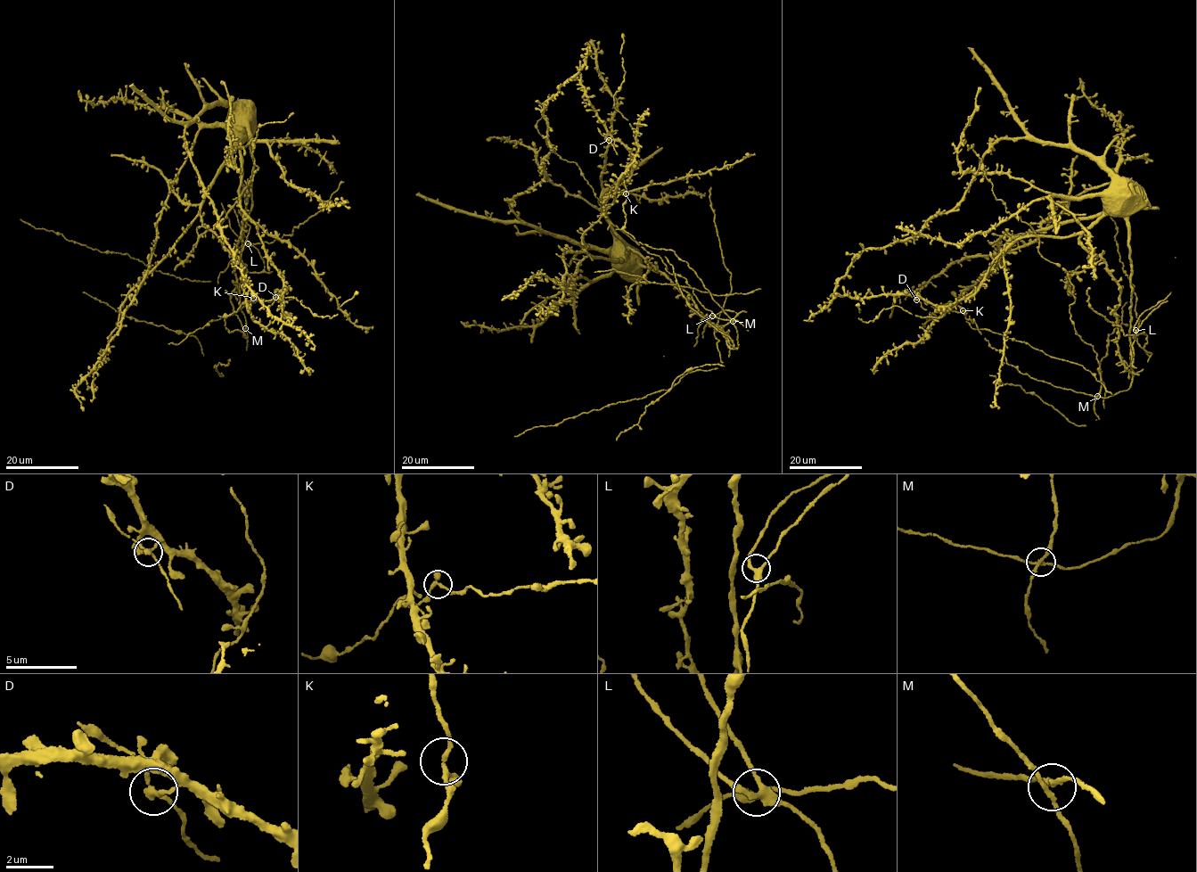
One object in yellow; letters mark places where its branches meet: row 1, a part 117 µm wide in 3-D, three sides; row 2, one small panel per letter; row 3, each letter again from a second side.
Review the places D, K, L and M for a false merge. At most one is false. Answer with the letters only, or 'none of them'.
none of them

